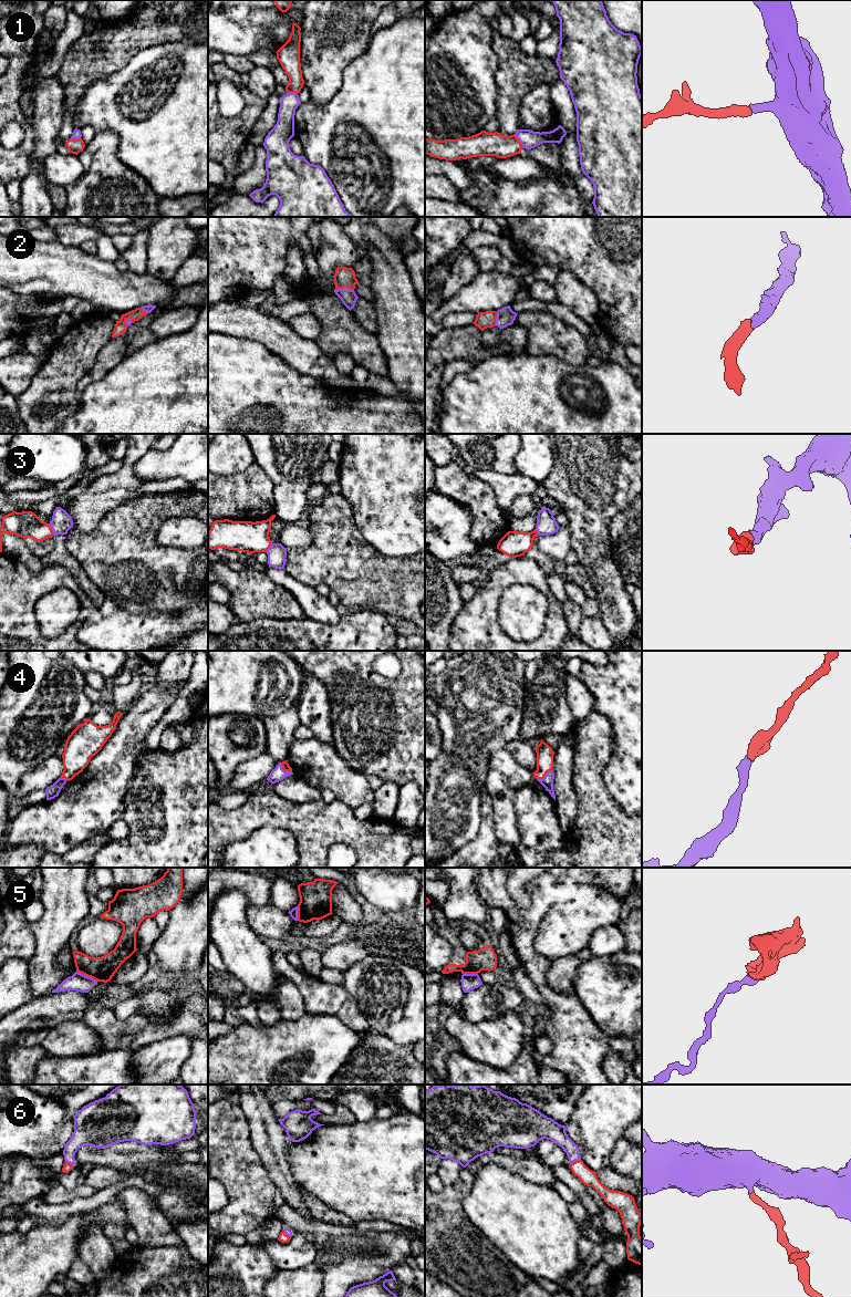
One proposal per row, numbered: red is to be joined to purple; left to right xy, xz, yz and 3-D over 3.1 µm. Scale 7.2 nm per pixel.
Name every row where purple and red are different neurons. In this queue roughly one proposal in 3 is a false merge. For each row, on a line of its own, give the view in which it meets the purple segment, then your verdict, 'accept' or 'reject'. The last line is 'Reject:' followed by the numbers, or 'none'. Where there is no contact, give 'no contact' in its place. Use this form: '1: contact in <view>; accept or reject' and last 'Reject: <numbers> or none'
1: contact in yz; accept
2: contact in xz; accept
3: contact in xy; accept
4: contact in yz; accept
5: contact in xy; reject
6: contact in yz; accept
Reject: 5

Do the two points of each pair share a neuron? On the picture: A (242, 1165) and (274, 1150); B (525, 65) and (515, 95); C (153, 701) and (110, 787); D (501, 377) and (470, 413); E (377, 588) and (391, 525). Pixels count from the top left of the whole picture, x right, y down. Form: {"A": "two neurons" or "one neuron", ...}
{"A": "two neurons", "B": "one neuron", "C": "one neuron", "D": "one neuron", "E": "two neurons"}

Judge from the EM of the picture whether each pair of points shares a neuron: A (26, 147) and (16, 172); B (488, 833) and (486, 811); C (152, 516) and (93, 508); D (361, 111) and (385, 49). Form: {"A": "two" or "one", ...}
{"A": "one", "B": "one", "C": "two", "D": "one"}

